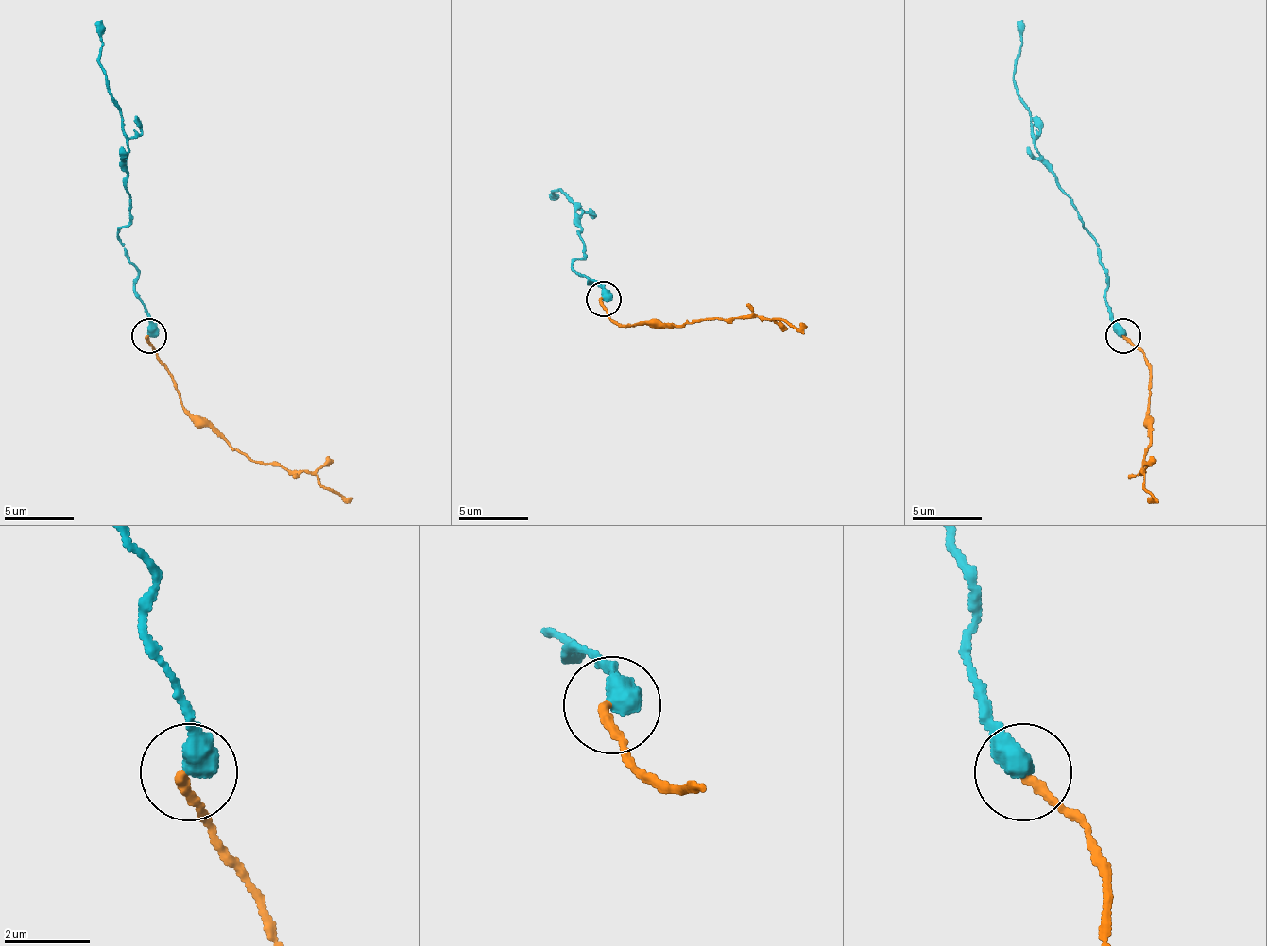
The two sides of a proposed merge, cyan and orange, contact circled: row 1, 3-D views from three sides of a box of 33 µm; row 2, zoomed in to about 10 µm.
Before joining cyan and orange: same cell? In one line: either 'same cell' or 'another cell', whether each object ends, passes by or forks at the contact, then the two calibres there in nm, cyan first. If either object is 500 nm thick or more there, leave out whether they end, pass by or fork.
same cell; calibres 550 and 220 nm

